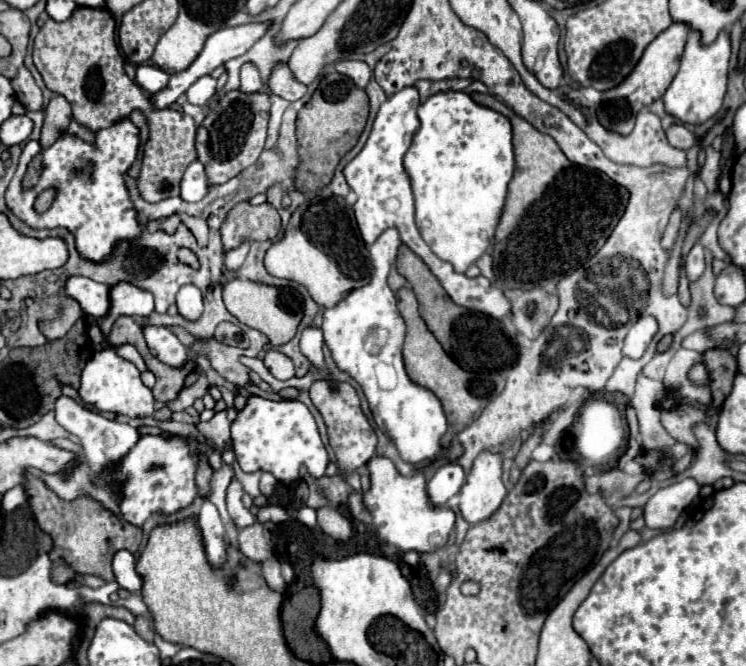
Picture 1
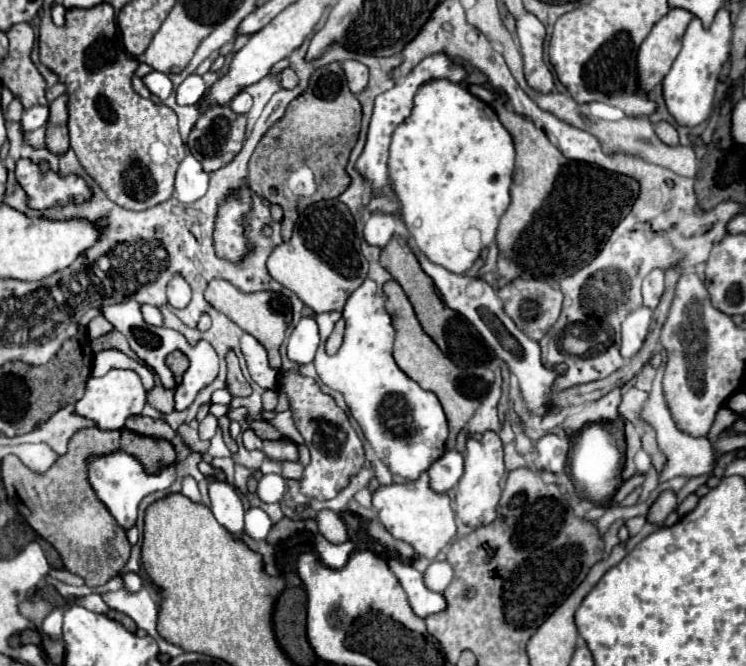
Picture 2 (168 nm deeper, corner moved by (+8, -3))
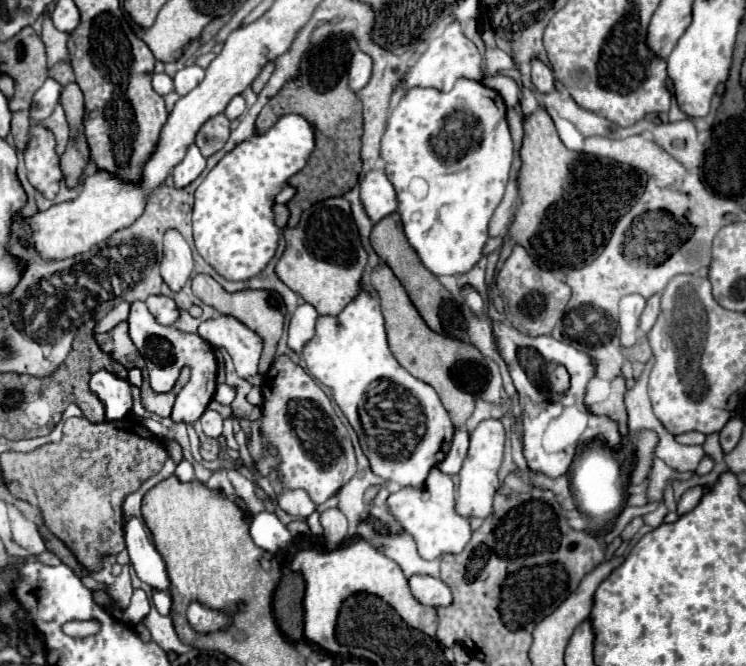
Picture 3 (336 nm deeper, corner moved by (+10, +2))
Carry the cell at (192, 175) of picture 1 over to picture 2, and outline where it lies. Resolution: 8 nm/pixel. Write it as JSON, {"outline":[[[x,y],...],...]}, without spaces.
{"outline":[[[189,153],[177,169],[175,197],[181,203],[193,203],[205,195],[207,183],[209,183],[209,175],[203,171],[201,163]]]}

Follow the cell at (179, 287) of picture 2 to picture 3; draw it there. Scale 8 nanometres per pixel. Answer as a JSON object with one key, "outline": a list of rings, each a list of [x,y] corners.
{"outline":[[[167,230],[163,236],[161,276],[171,290],[181,290],[193,272],[193,256],[185,238],[177,230]]]}

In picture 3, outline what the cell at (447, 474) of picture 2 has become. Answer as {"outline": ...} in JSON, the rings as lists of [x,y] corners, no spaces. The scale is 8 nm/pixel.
{"outline":[[[457,430],[455,438],[451,442],[451,450],[447,452],[445,460],[437,468],[445,474],[457,474],[467,456],[467,448],[469,448],[469,434],[465,430]]]}

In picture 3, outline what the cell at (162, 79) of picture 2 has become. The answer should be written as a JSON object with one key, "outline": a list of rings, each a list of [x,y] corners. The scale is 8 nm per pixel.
{"outline":[[[155,74],[153,76],[153,88],[157,94],[165,96],[165,94],[173,92],[173,80],[167,74]]]}

